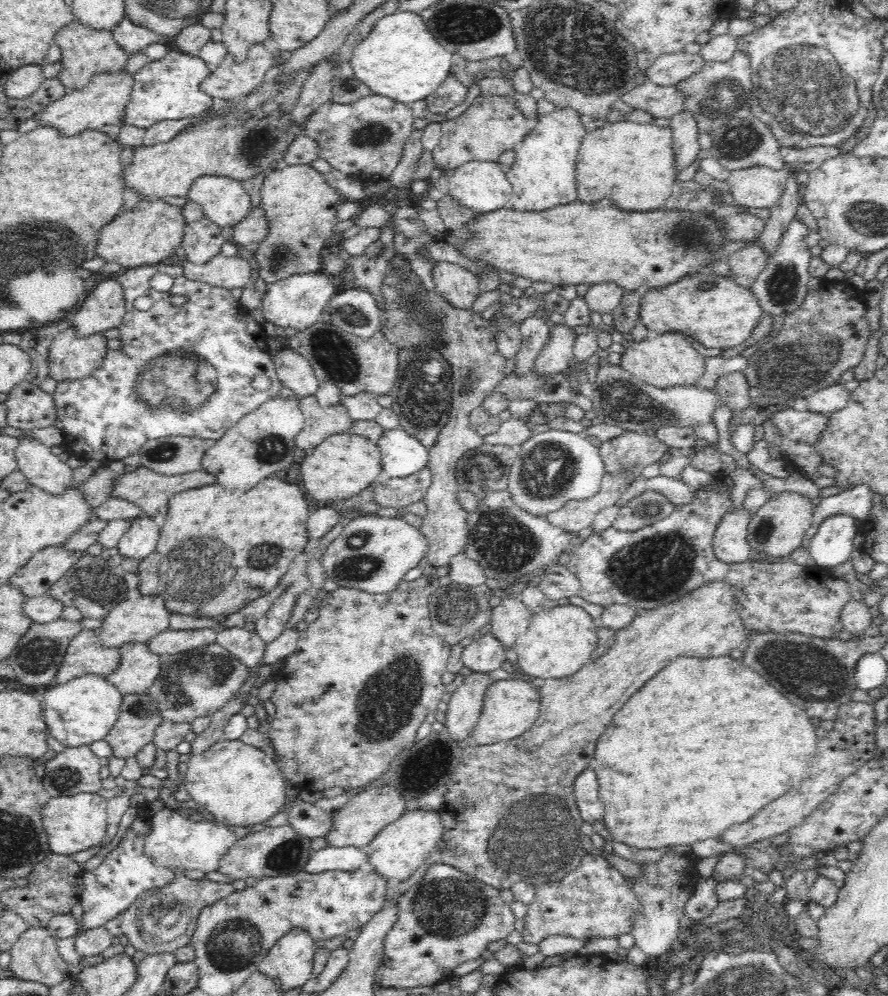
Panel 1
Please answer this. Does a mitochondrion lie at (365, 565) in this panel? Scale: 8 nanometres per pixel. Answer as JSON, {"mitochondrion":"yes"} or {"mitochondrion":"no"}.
{"mitochondrion":"yes"}

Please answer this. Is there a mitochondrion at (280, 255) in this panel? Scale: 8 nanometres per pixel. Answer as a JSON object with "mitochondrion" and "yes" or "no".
{"mitochondrion":"yes"}

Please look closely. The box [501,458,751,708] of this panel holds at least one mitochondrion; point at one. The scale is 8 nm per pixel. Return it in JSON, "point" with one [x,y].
{"point":[657,569]}

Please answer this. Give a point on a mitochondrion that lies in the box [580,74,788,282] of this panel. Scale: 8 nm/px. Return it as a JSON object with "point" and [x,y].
{"point":[737,142]}

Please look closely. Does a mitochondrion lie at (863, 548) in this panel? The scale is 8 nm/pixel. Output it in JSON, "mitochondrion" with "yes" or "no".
{"mitochondrion":"no"}

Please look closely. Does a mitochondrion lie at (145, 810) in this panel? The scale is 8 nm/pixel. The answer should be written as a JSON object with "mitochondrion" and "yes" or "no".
{"mitochondrion":"no"}

